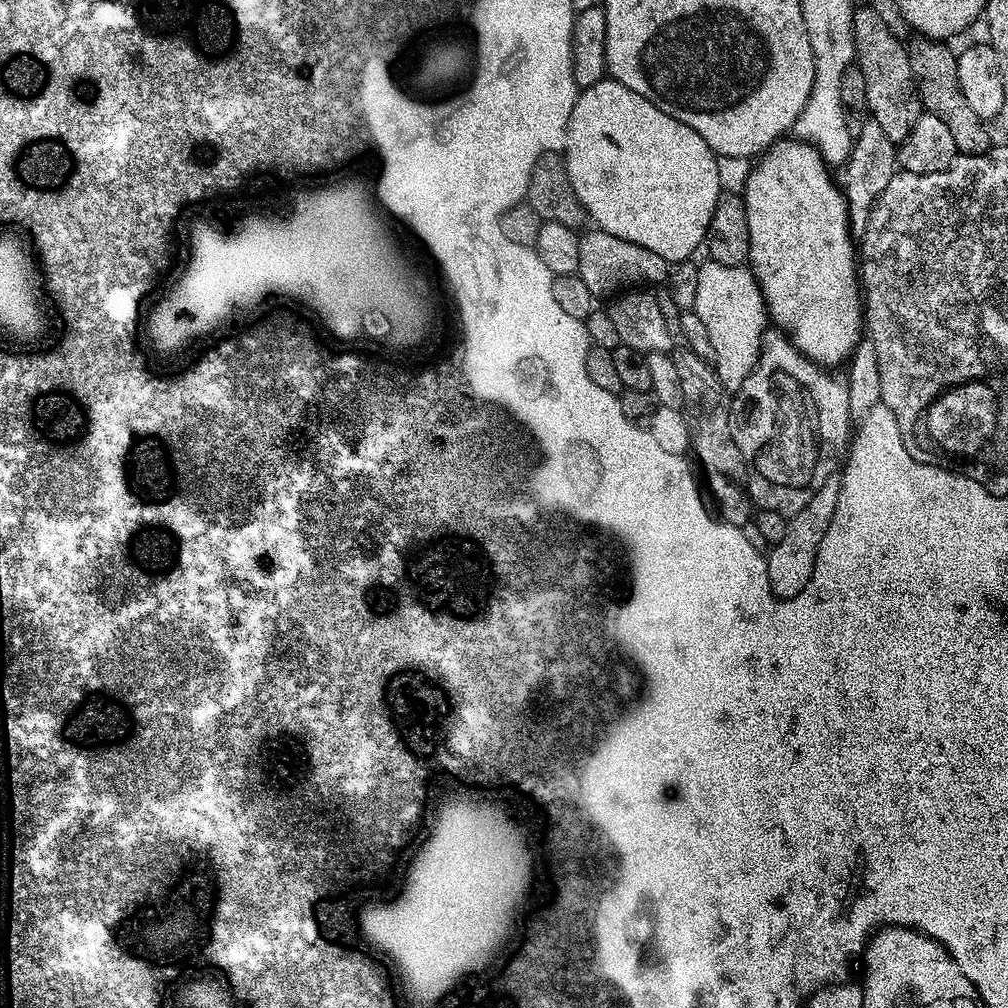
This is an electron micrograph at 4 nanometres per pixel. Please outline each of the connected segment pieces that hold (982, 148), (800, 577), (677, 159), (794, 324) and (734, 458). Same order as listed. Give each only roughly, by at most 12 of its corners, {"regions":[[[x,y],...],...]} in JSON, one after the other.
{"regions":[[[907,45],[921,105],[954,137],[957,153],[993,147],[989,125],[958,86],[957,53]],[[833,478],[790,517],[767,553],[769,589],[794,598],[810,582],[838,510]],[[622,82],[577,95],[562,159],[599,231],[705,243],[716,153]],[[781,138],[742,199],[771,323],[843,365],[865,322],[848,202]],[[689,347],[674,359],[691,455],[739,481],[730,393]]]}

